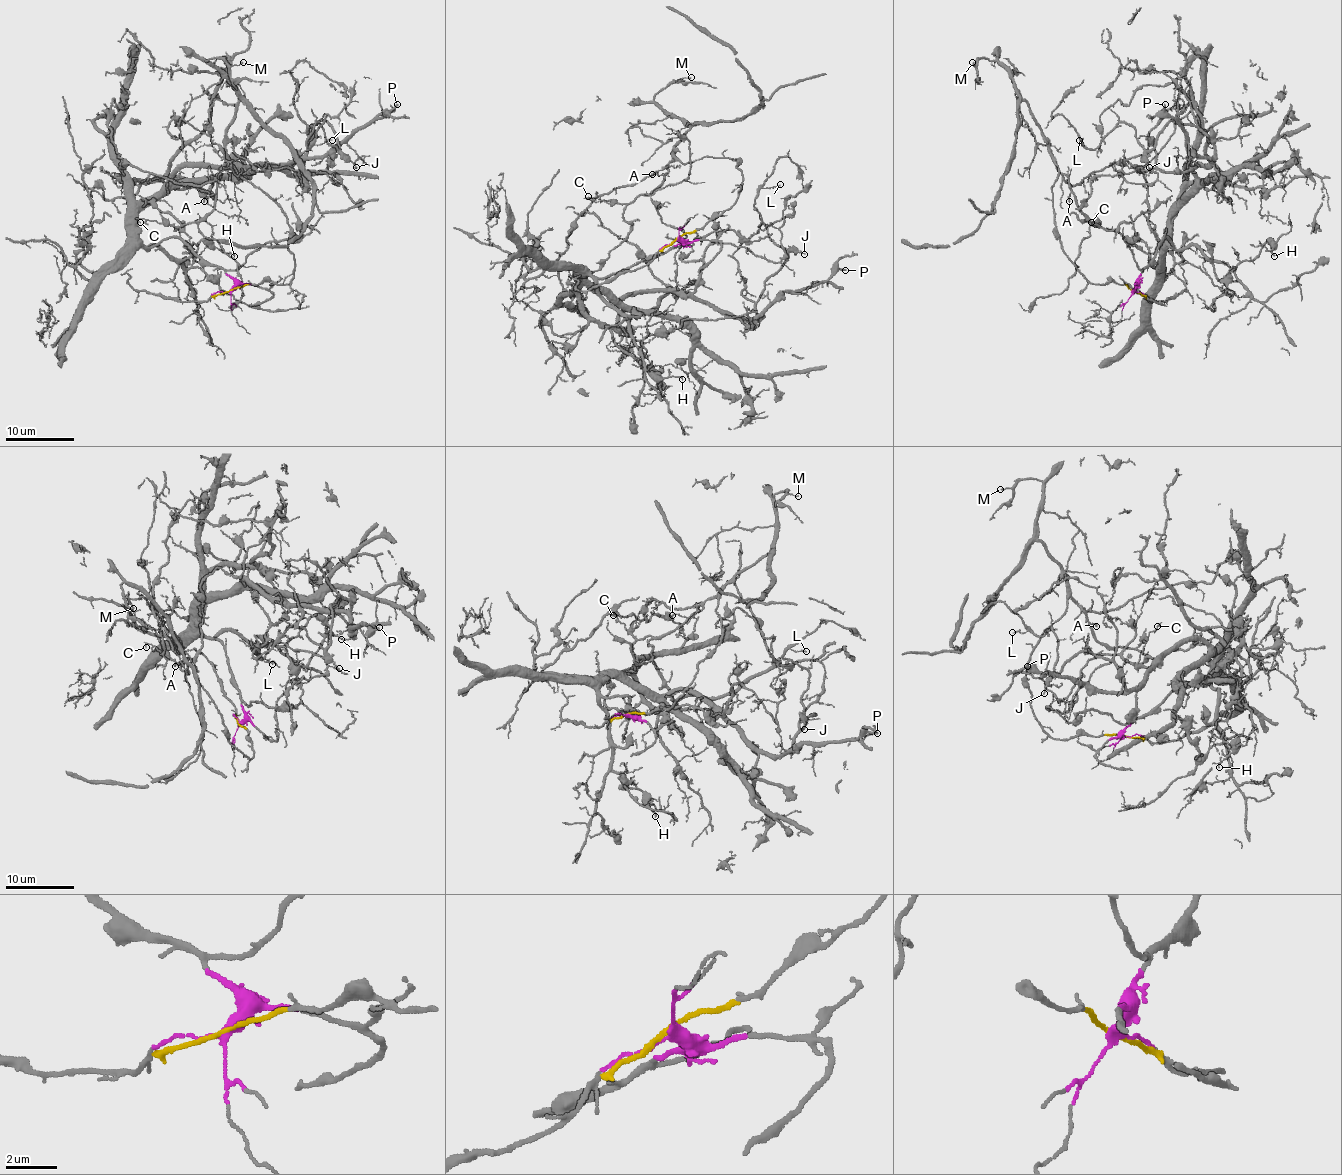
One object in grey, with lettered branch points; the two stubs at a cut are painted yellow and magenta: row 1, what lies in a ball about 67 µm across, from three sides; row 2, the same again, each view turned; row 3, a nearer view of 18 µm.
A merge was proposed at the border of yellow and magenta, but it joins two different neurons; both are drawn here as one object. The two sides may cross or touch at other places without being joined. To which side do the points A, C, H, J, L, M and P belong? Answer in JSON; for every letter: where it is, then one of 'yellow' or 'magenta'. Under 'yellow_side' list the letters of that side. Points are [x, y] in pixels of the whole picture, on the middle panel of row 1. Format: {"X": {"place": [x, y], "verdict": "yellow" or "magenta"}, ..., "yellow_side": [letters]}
{"A": {"place": [652, 174], "verdict": "yellow"}, "C": {"place": [588, 196], "verdict": "yellow"}, "H": {"place": [682, 379], "verdict": "magenta"}, "J": {"place": [804, 254], "verdict": "magenta"}, "L": {"place": [780, 184], "verdict": "magenta"}, "M": {"place": [691, 77], "verdict": "yellow"}, "P": {"place": [845, 270], "verdict": "magenta"}, "yellow_side": ["A", "C", "M"]}

